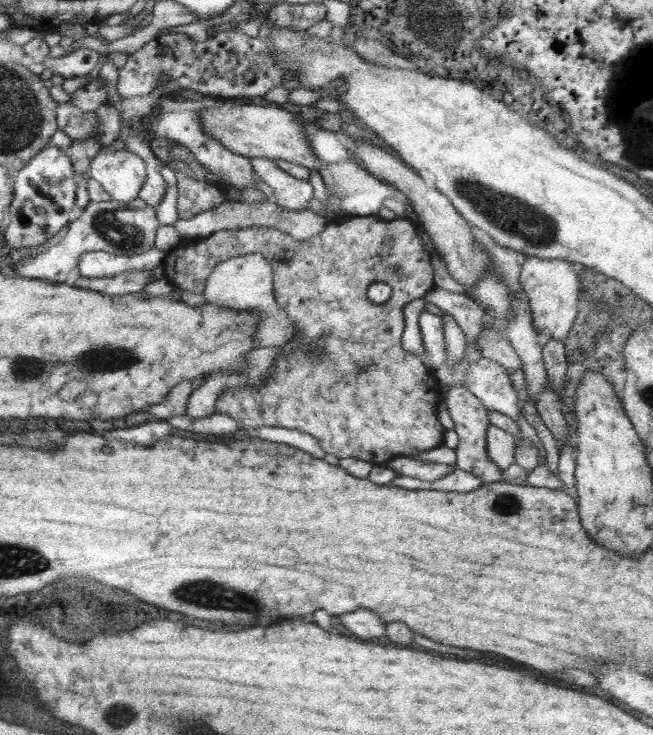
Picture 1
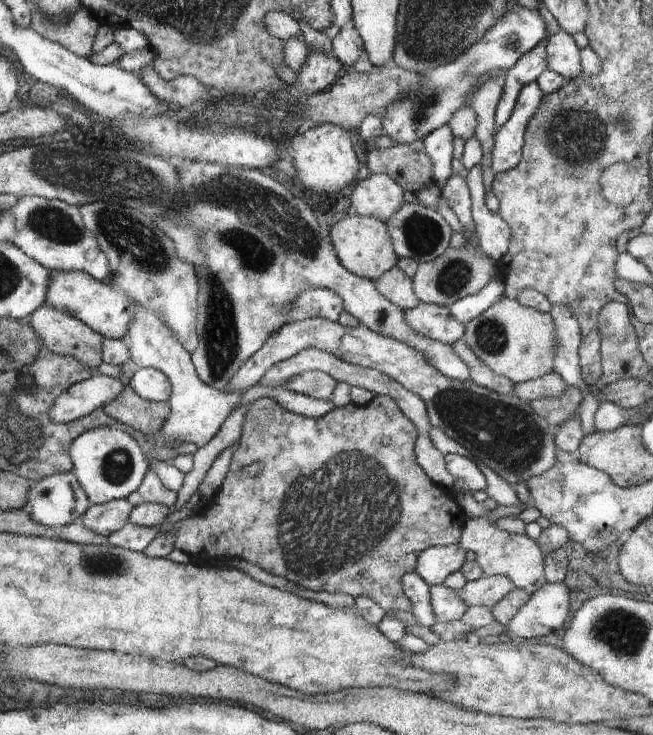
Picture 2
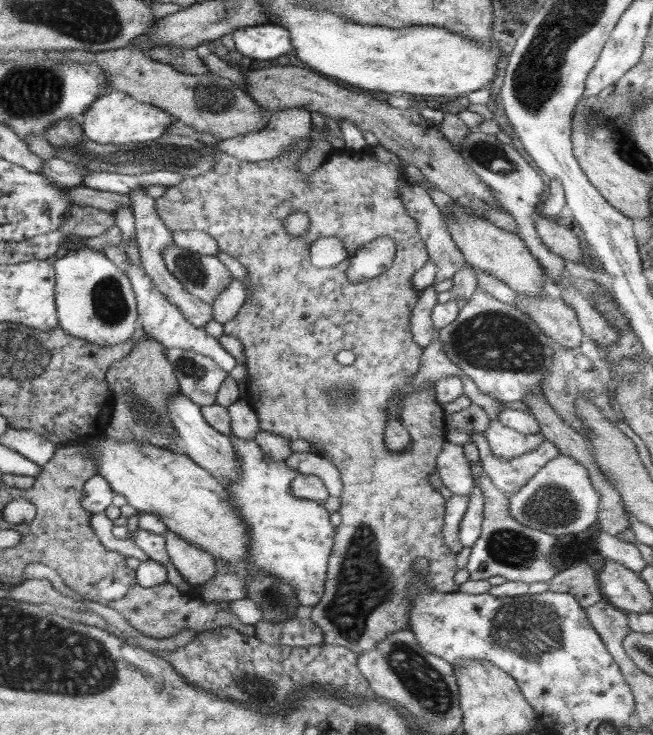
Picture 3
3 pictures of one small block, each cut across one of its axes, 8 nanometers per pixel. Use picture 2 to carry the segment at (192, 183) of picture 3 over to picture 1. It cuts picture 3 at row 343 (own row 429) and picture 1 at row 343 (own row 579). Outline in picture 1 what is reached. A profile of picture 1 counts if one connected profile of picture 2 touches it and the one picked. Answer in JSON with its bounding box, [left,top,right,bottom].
[162,214,445,465]

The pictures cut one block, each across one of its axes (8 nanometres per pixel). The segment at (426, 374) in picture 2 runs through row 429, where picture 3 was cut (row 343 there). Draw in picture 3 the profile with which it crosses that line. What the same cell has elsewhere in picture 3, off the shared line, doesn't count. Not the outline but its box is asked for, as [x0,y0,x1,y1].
[436,290,556,404]

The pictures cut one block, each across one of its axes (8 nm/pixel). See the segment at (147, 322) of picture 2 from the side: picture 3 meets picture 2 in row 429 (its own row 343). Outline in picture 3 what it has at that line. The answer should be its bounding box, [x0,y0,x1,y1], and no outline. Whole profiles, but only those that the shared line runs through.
[126,262,236,373]

